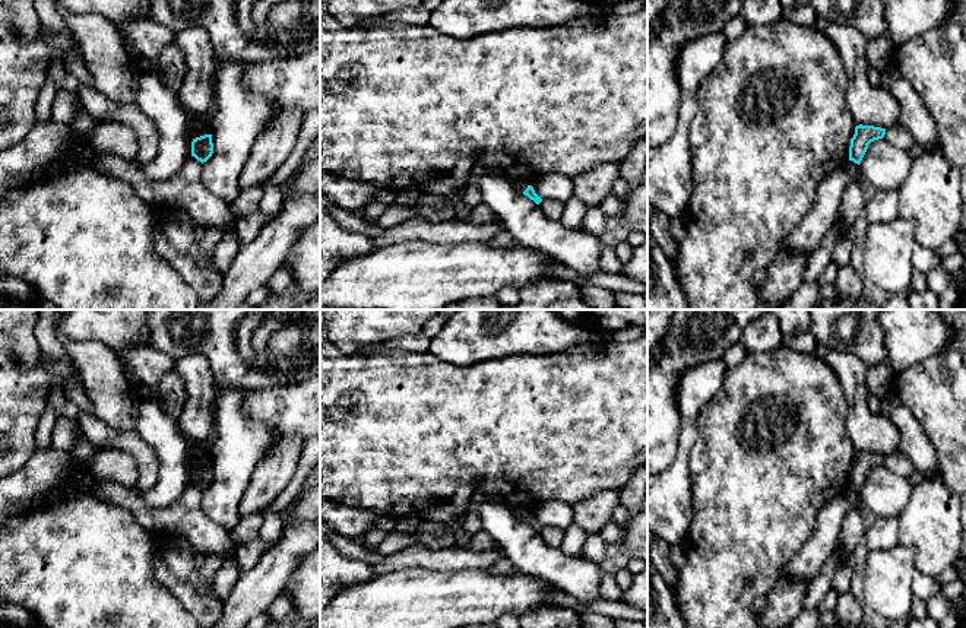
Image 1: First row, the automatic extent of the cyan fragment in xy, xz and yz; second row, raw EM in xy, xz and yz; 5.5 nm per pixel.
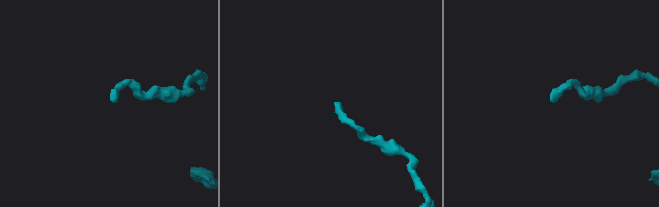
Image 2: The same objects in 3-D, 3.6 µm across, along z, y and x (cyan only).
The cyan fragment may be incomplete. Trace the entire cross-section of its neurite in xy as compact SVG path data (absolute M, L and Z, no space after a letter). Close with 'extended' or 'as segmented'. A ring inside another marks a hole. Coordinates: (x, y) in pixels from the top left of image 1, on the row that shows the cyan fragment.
M205 134L193 139L191 142L191 156L194 156L202 164L206 162L213 153L212 134Z; as segmented

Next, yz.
M856 126L855 134L851 139L849 146L849 161L853 161L855 164L861 164L868 145L874 140L883 139L886 134L886 129L874 127L874 126Z; as segmented

